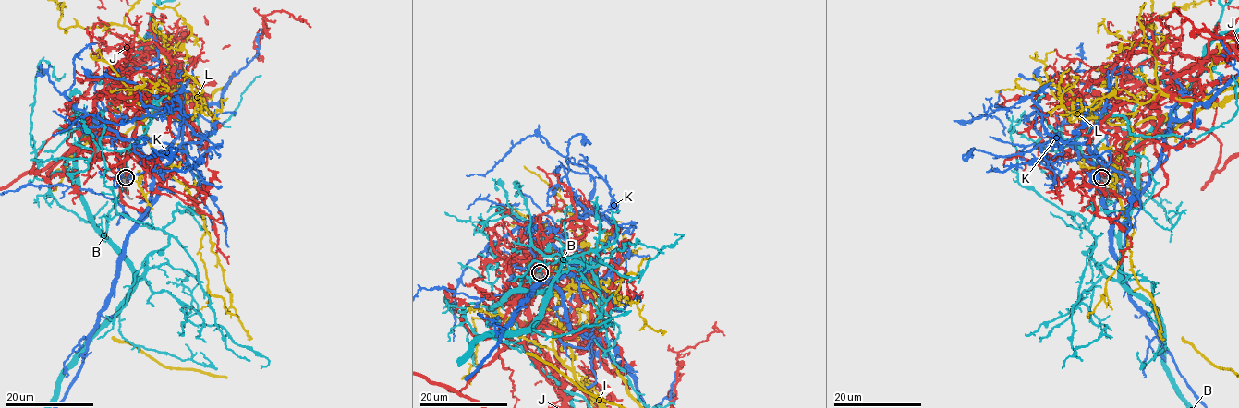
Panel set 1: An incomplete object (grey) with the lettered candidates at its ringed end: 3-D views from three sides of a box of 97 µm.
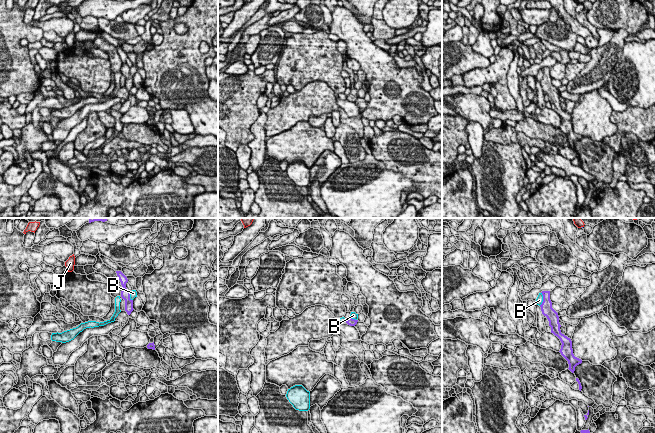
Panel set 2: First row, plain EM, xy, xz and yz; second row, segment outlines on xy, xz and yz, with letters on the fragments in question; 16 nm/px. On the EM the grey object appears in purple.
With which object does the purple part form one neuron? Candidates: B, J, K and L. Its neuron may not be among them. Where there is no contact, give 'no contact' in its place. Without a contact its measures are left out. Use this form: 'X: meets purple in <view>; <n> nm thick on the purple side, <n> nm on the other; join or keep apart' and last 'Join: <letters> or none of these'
B: meets purple in yz; 190 nm thick on the purple side, 120 nm on the other; keep apart
J: no contact; keep apart
K: no contact; keep apart
L: no contact; keep apart
Join: none of these

